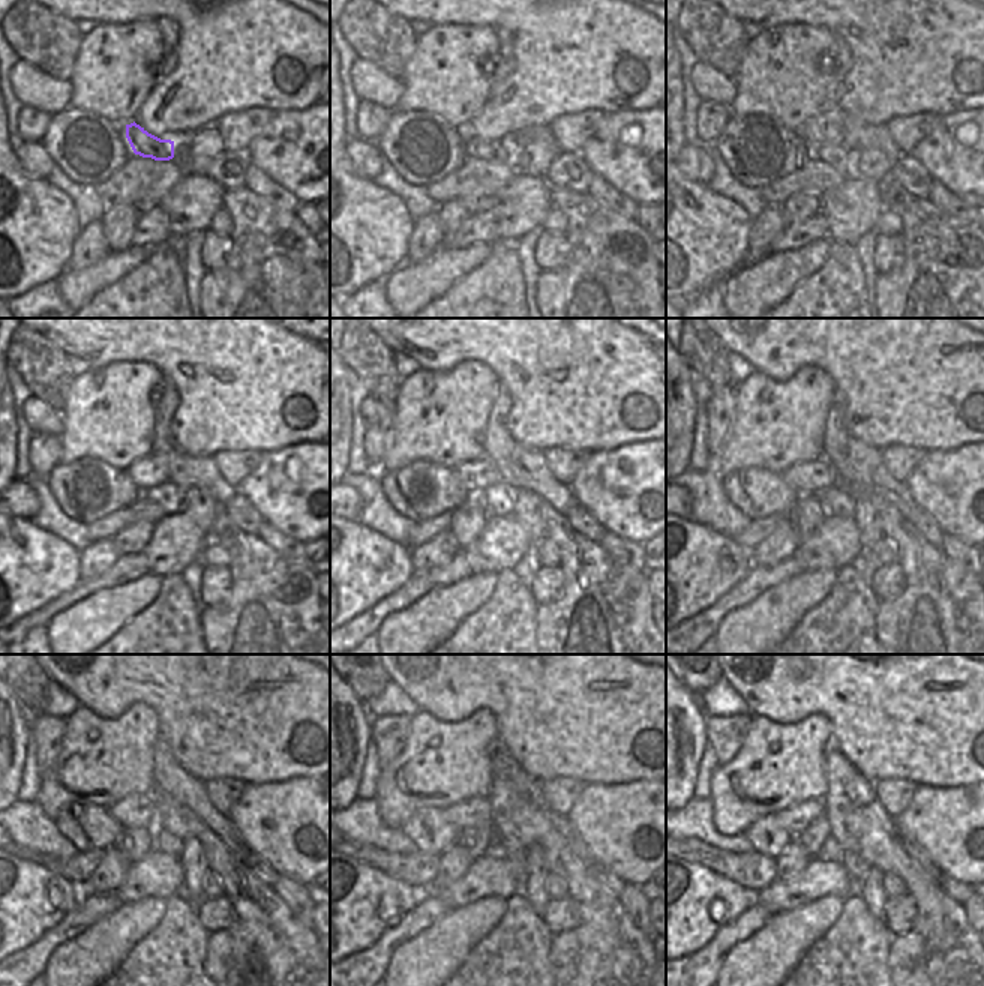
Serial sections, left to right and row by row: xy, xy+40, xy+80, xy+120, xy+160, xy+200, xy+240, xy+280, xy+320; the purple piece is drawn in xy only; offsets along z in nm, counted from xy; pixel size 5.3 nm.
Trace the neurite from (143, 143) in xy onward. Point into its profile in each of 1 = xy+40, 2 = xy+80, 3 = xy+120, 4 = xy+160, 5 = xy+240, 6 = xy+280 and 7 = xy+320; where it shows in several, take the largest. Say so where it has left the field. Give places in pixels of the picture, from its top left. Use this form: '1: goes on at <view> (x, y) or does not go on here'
1: goes on at xy+40 (500, 152)
2: goes on at xy+80 (837, 156)
3: goes on at xy+120 (167, 496)
4: goes on at xy+160 (500, 500)
5: goes on at xy+240 (165, 842)
6: goes on at xy+280 (516, 857)
7: goes on at xy+320 (857, 869)

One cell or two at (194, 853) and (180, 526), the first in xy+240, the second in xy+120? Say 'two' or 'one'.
two

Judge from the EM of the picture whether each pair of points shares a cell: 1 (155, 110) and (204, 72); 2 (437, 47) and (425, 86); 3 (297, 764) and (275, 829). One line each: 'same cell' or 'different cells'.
1: same cell
2: same cell
3: different cells

